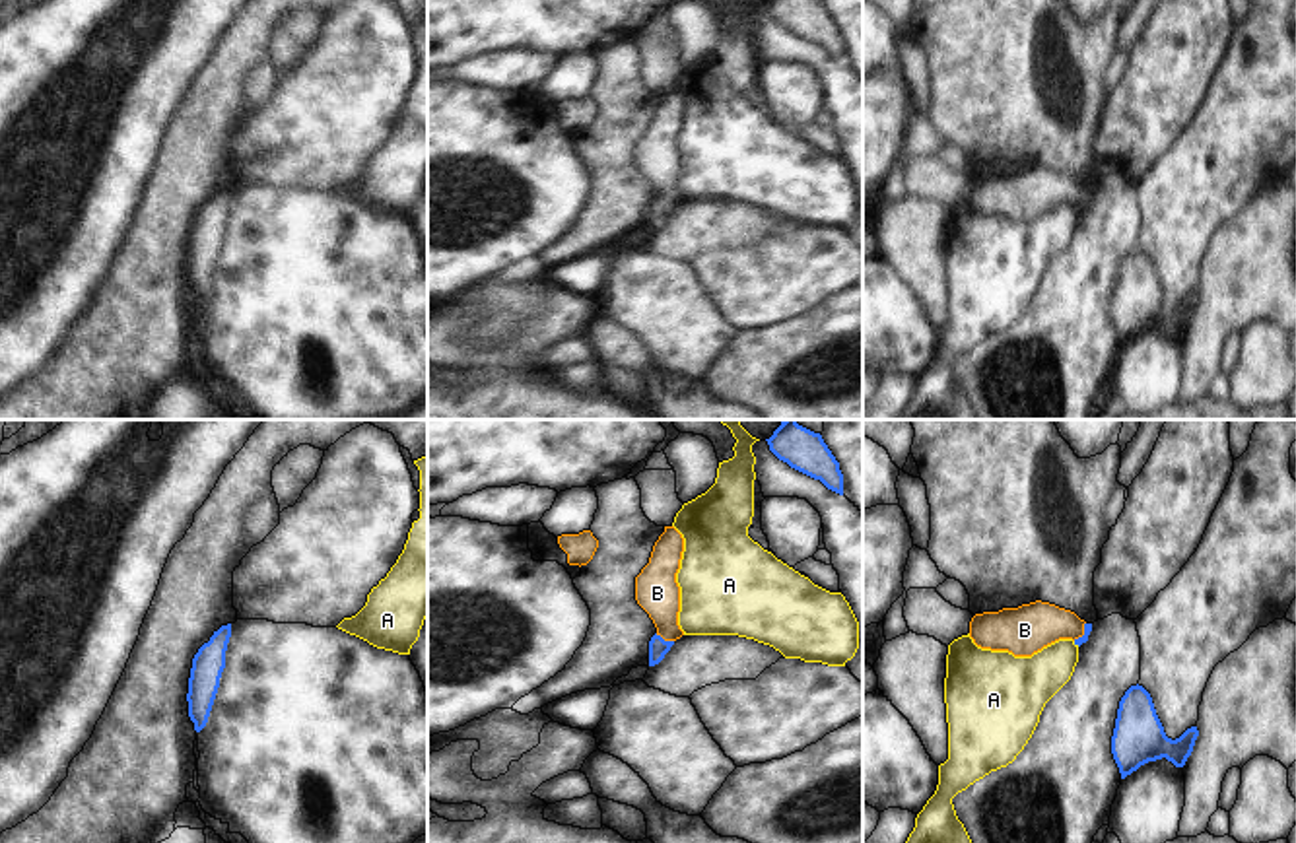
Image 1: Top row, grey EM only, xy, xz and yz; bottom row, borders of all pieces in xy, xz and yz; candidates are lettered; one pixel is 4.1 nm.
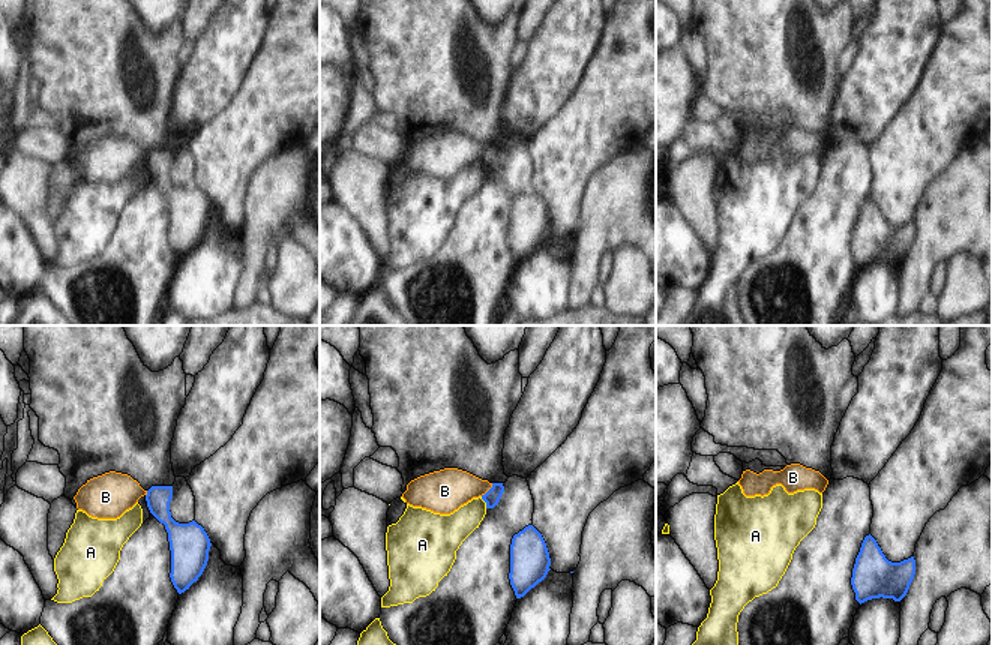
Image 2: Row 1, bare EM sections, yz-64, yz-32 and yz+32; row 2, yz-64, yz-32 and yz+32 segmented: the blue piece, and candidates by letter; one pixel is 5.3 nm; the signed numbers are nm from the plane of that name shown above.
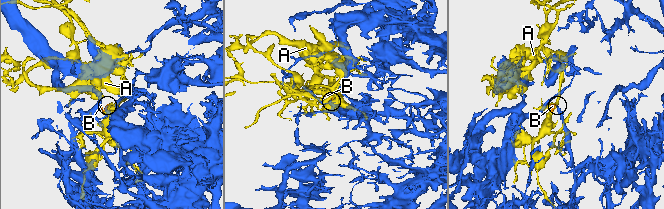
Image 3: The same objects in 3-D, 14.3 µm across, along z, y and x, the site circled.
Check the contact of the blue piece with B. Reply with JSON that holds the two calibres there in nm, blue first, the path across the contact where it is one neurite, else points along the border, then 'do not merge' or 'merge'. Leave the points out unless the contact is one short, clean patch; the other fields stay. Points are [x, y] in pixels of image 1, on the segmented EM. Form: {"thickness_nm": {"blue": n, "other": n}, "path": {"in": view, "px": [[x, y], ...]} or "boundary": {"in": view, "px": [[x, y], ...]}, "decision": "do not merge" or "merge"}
{"thickness_nm": {"blue": 80, "other": 180}, "path": {"in": "xz", "px": [[657, 645], [663, 640], [663, 603], [657, 593]]}, "decision": "merge"}

